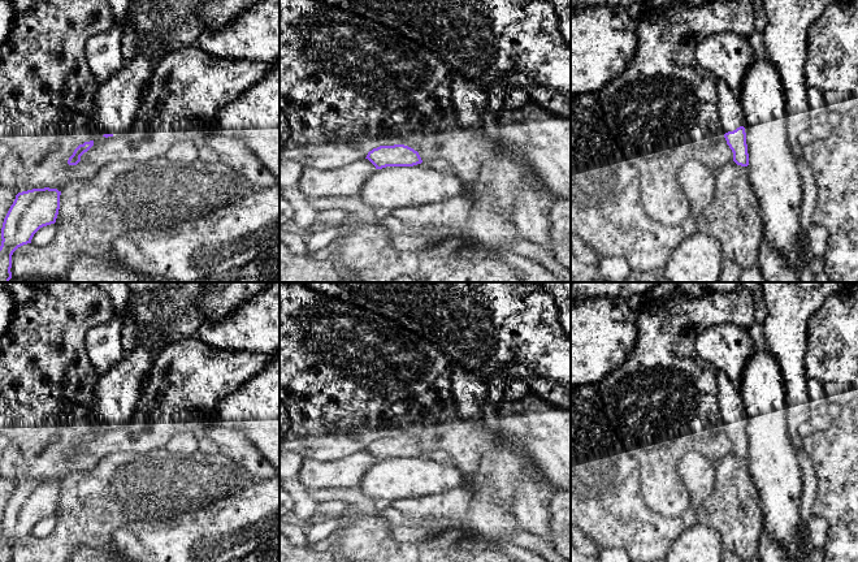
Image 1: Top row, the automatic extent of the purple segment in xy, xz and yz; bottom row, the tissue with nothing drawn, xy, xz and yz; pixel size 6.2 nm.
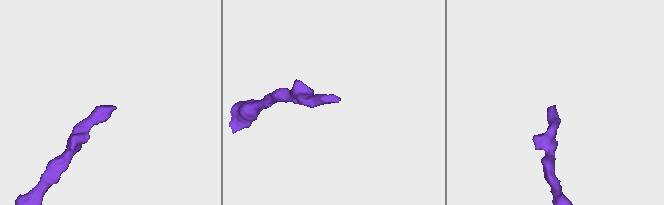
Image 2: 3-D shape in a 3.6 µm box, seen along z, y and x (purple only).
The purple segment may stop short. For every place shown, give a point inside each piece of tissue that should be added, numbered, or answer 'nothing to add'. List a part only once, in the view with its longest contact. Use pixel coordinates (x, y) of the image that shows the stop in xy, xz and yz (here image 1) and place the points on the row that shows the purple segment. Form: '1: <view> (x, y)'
1: yz (731, 115)

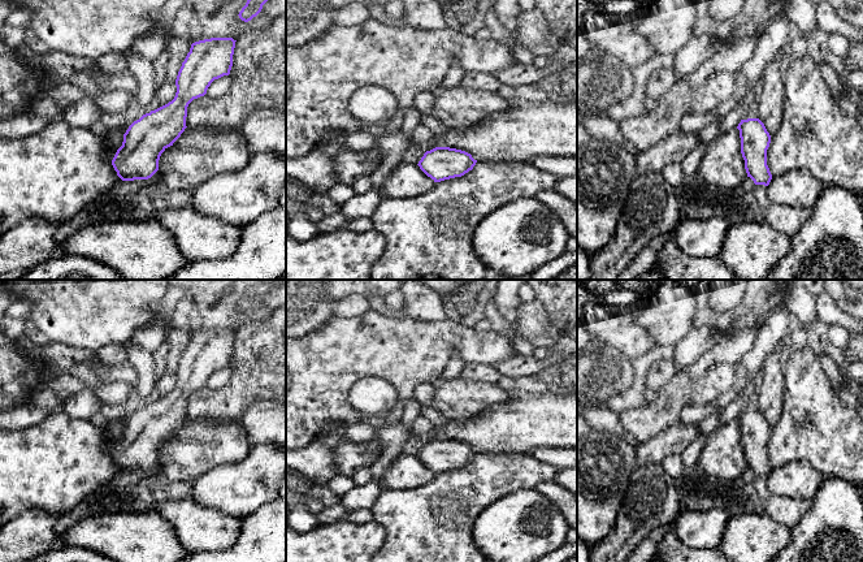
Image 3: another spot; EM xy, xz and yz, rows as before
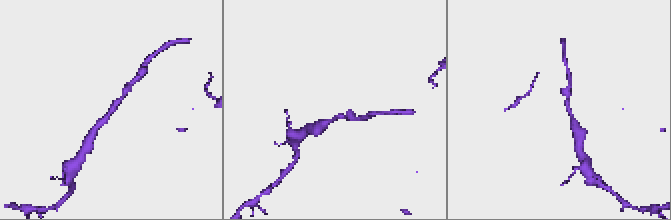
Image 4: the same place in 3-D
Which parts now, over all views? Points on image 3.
nothing to add

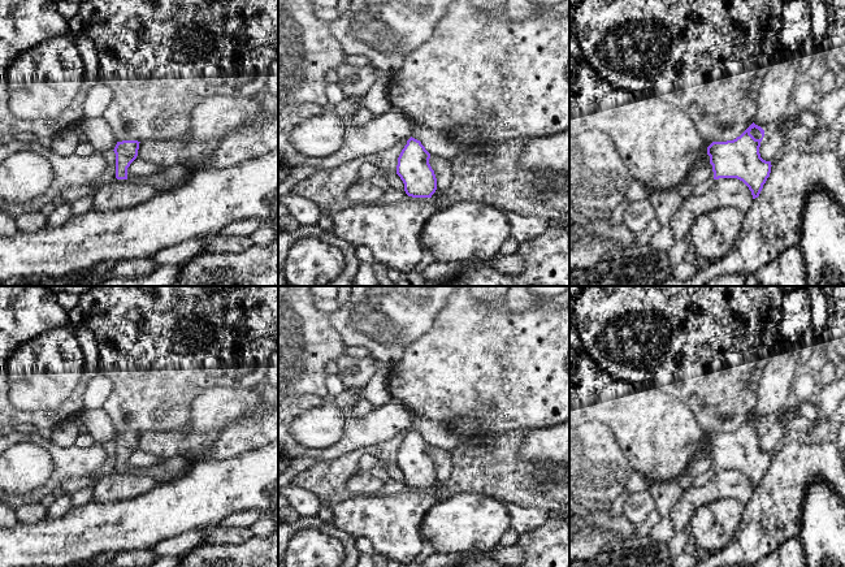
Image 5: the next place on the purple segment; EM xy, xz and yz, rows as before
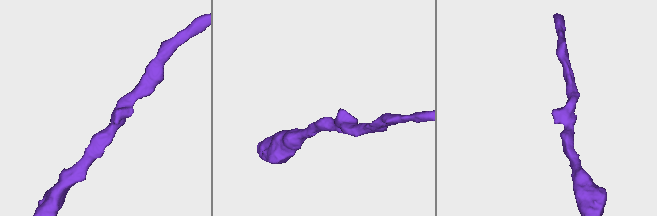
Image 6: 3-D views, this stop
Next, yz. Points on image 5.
nothing to add

